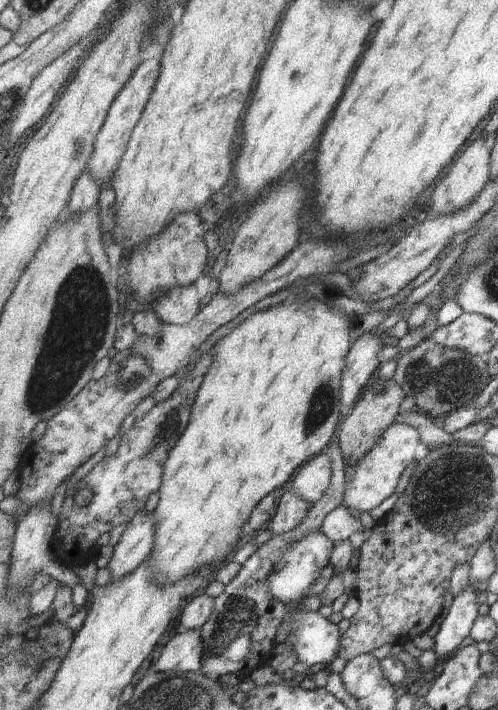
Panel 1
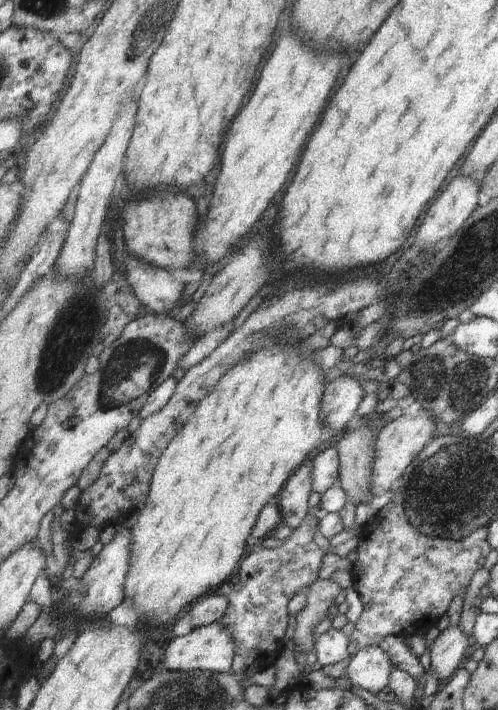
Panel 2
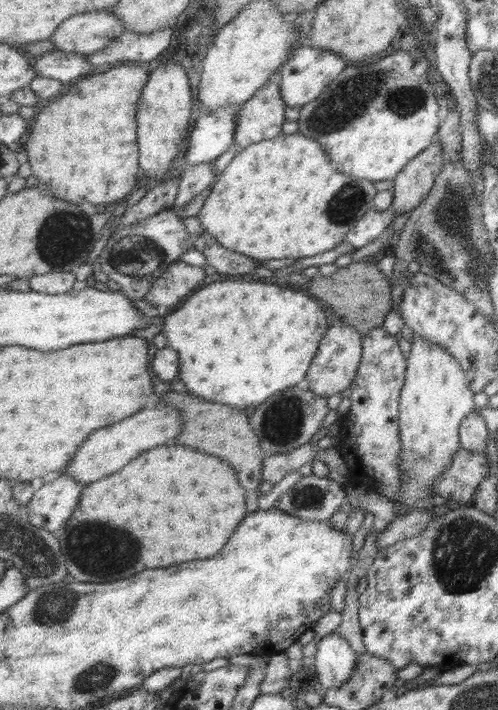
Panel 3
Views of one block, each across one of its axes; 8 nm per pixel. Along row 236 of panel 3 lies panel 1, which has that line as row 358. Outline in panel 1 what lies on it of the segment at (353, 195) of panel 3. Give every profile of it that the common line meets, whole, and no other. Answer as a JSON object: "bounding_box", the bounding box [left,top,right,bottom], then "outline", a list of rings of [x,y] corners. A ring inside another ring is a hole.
{"bounding_box":[150,300,354,585],"outline":[[[311,300],[311,302],[283,304],[279,308],[257,312],[251,318],[243,320],[212,347],[213,364],[204,378],[202,388],[199,389],[191,413],[190,424],[177,446],[167,457],[165,473],[162,476],[162,488],[159,490],[159,501],[153,510],[154,517],[157,519],[155,521],[157,534],[154,549],[150,554],[150,566],[153,568],[154,580],[157,583],[163,585],[176,583],[204,569],[211,569],[215,573],[222,565],[225,565],[229,554],[237,548],[236,544],[239,544],[239,538],[241,538],[241,528],[249,523],[255,507],[271,493],[279,494],[280,488],[283,488],[291,480],[293,473],[297,473],[297,468],[301,468],[313,457],[324,452],[334,440],[343,421],[341,416],[343,369],[346,368],[346,358],[353,346],[351,344],[351,328],[354,326],[349,326],[348,317],[341,314],[339,310],[329,308],[325,302]]]}

